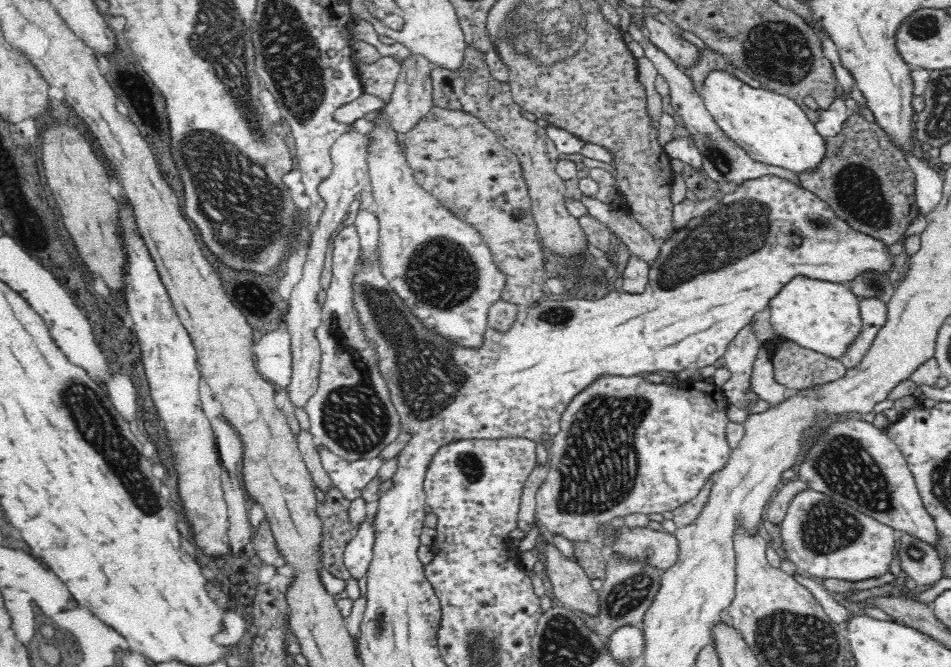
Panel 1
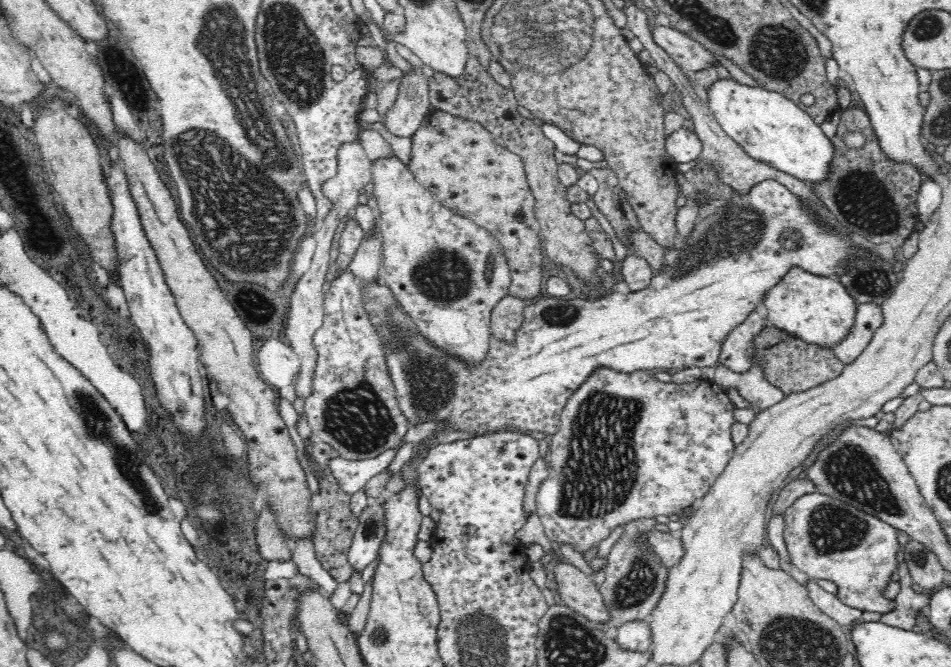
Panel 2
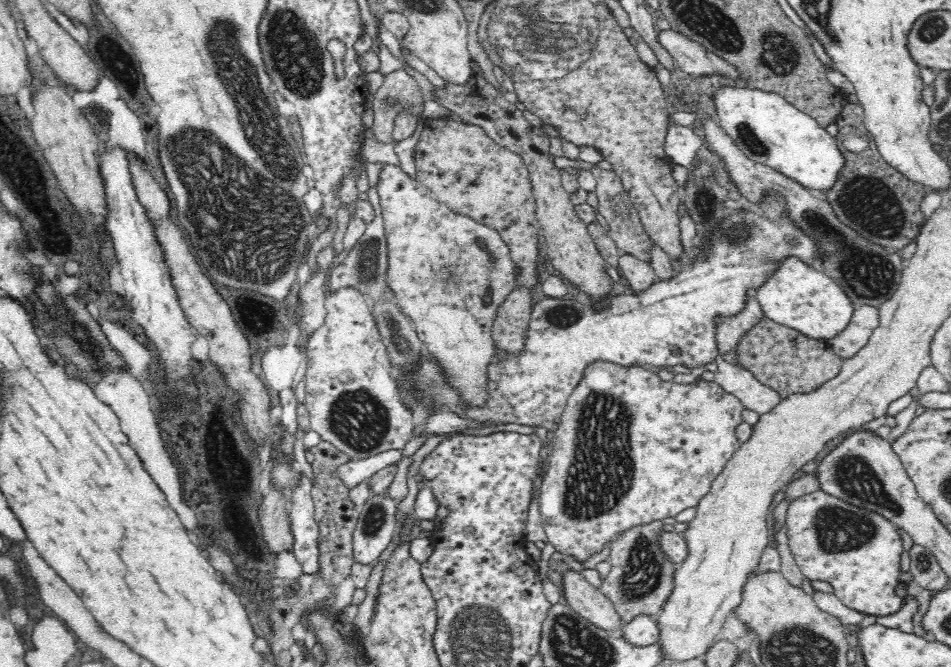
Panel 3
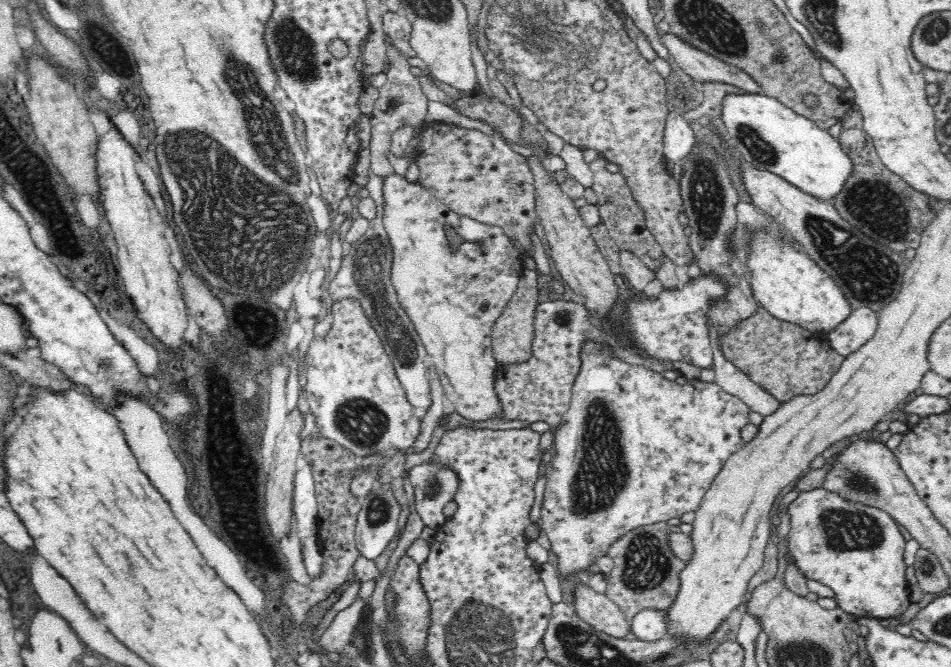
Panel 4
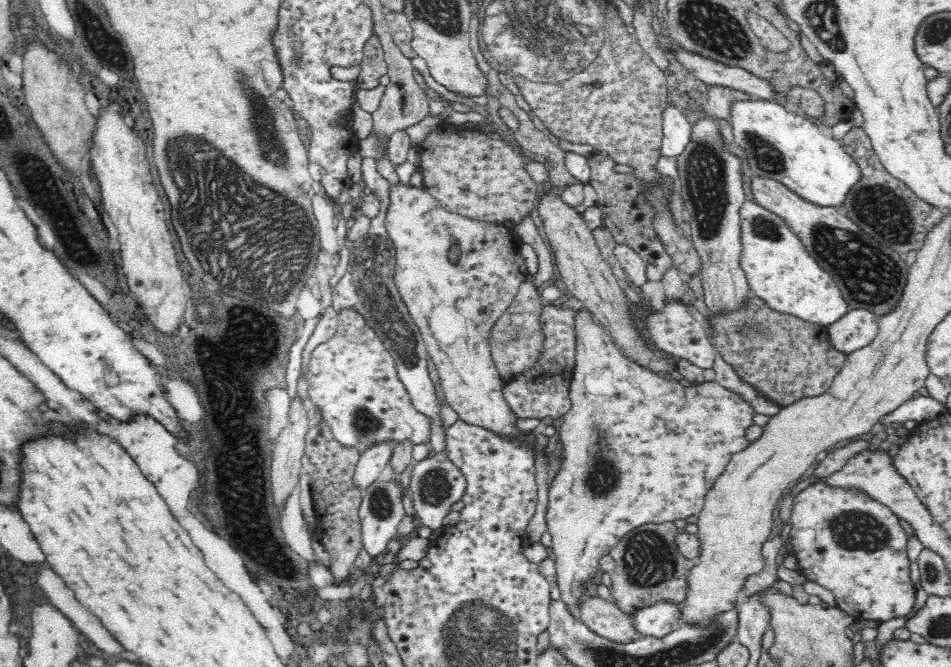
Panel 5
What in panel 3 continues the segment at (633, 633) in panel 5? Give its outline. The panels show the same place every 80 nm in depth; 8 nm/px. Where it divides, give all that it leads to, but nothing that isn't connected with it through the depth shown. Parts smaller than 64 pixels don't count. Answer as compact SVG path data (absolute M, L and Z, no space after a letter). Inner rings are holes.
M566 571L562 576L567 604L594 626L610 632L622 631L622 617L614 603L598 588L591 585L580 572Z

